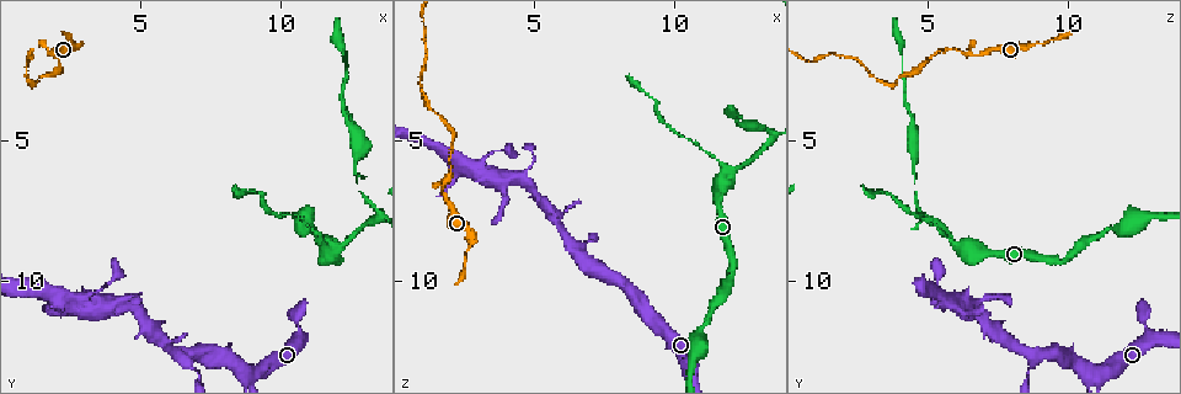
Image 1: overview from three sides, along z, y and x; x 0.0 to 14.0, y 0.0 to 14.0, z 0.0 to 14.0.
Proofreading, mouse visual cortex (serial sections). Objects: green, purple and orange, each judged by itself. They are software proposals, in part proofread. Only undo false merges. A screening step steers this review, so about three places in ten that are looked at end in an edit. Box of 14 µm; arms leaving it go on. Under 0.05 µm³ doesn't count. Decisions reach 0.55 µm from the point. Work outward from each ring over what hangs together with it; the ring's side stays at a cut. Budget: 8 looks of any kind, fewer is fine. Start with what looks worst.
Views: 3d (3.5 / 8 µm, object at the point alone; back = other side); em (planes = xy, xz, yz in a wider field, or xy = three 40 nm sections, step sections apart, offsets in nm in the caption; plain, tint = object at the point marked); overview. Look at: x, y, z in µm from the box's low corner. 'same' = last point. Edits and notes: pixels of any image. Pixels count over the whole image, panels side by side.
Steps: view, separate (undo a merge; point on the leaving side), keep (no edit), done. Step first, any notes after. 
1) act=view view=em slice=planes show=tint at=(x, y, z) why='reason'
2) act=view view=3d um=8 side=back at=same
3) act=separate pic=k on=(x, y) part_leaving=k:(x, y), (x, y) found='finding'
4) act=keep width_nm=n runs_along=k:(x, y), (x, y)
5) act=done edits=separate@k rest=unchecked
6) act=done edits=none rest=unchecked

act=view view=3d um=3.5 at=(11.5, 8.3, 5.6) why='sudden change in width'

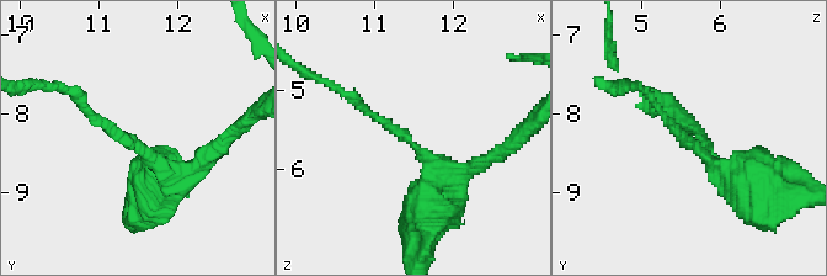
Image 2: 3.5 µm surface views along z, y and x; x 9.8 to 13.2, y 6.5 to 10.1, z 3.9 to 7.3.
act=view view=em slice=xy step=2 show=tint at=(11.45, 8.45, 5.65) arm_widths_nm=100,350 why='shape alone is not enough'

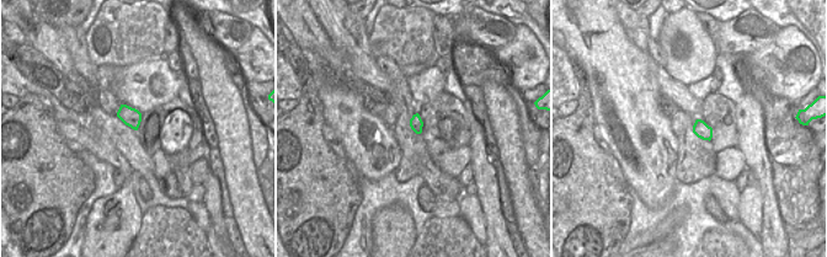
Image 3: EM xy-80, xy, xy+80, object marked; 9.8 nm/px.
act=keep runs_along=2:(167, 192), (167, 170), (76, 99) found='all the same cell'

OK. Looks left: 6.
act=view view=3d um=3.5 at=(13.2, 7.2, 4.7) why='thick turns thin'

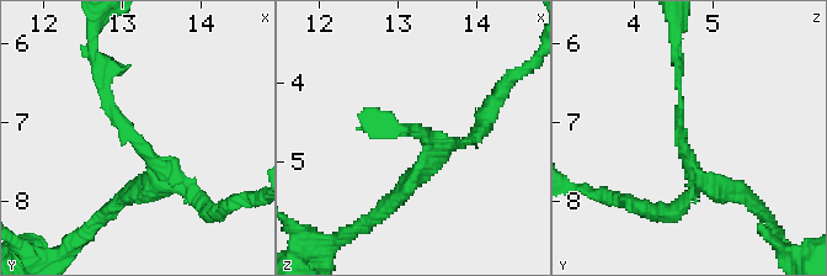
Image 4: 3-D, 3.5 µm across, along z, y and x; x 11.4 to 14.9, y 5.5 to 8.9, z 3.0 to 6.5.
act=view view=em slice=xy step=2 show=tint at=(13.20, 7.25, 4.60) arm_widths_nm=100,250

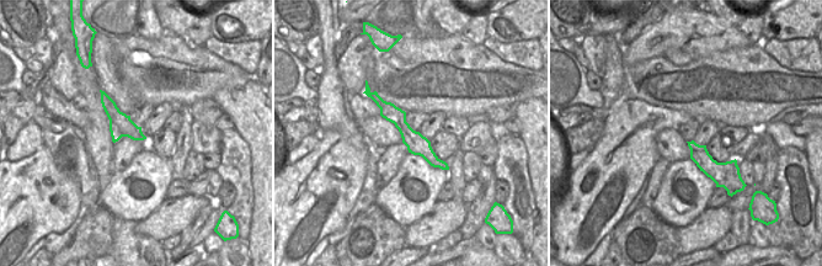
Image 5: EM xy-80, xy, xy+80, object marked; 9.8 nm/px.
act=view view=em slice=xy step=1 show=tint at=same

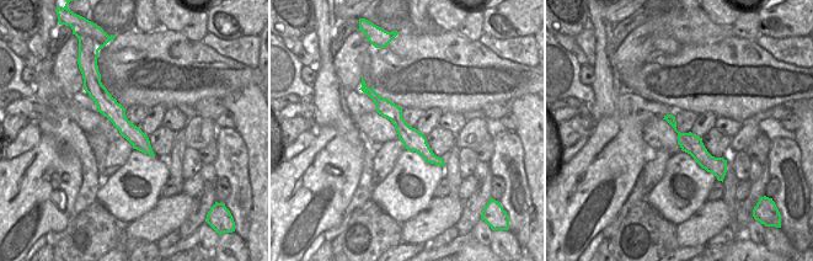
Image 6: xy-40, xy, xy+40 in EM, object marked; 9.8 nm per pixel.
act=keep runs_along=6:(373, 95), (401, 127), (440, 163) found='continuous, no second cell'

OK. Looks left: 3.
act=view view=3d um=8 at=(3.8, 10.8, 6.4)

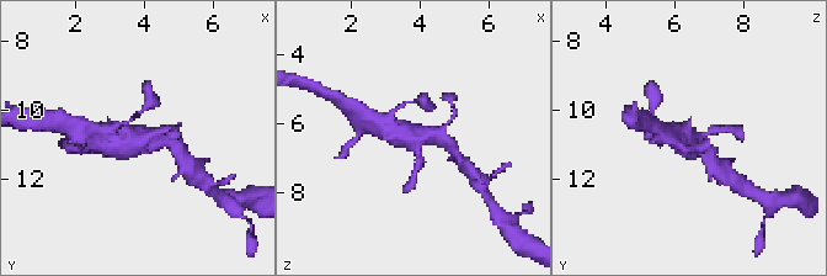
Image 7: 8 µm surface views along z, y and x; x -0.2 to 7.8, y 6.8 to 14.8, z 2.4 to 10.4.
act=view view=3d um=3.5 at=(3.8, 10.8, 6.4)

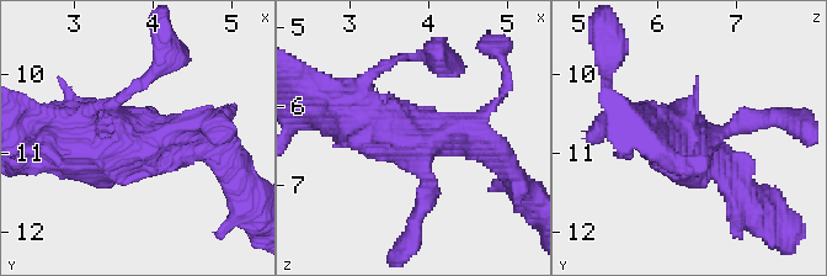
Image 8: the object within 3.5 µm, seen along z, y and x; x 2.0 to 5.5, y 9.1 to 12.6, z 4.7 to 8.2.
act=keep found='continuous, no second cell'

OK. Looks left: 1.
act=done edits=none rest=unchecked

